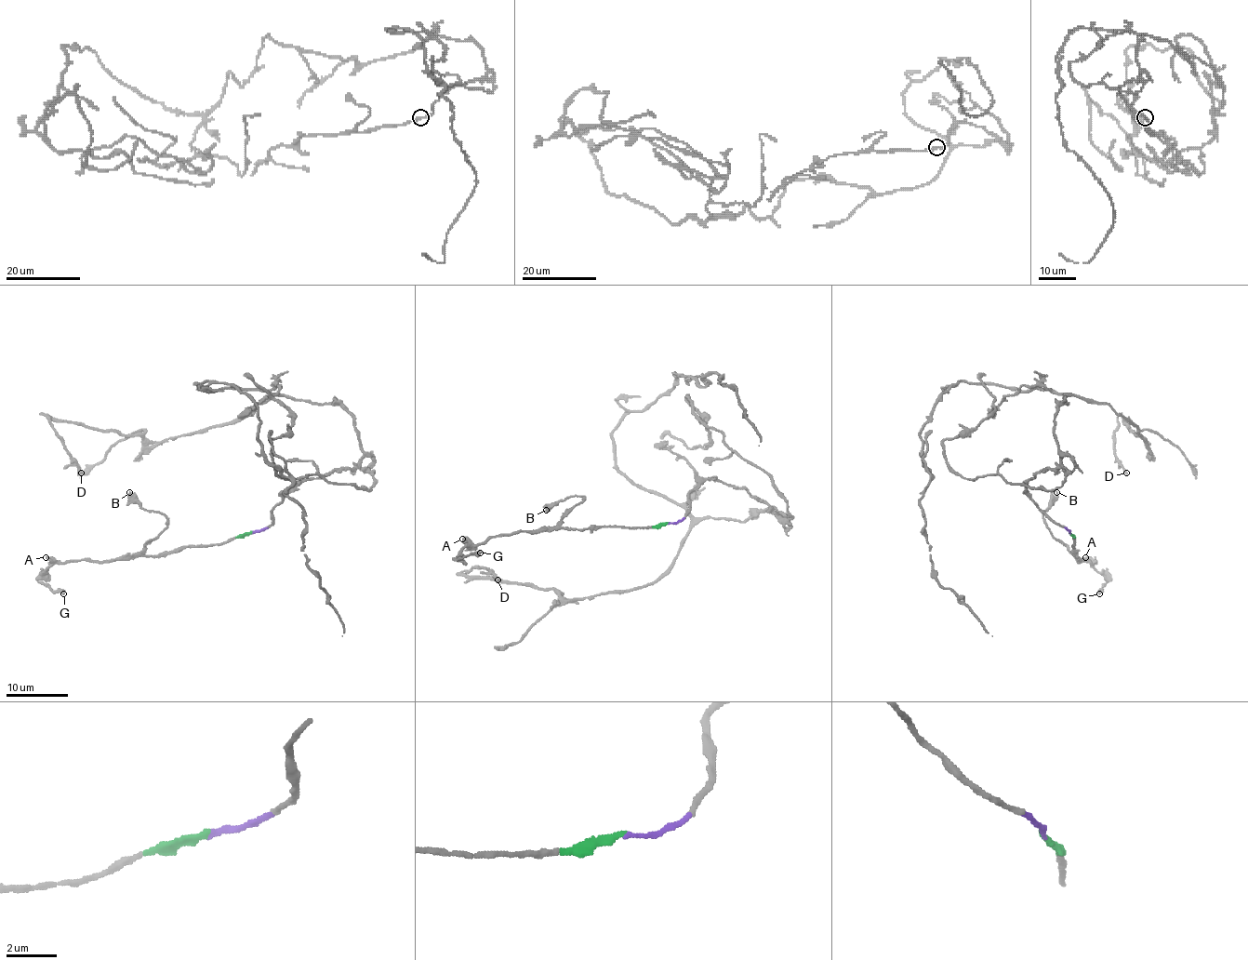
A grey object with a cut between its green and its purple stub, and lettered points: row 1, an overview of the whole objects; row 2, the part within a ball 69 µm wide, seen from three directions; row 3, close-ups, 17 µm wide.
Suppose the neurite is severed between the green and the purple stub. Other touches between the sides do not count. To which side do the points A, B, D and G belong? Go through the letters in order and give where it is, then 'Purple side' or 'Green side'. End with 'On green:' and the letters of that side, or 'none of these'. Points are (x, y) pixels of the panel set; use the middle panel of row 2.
A: Place: (462, 539). Green side
B: Place: (546, 510). Green side
D: Place: (497, 580). Purple side
G: Place: (480, 553). Green side
On green: A, B, G

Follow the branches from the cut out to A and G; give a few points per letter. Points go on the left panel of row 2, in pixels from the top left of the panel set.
A: (252, 532), (222, 543), (182, 546), (157, 555), (122, 555), (103, 560), (62, 562), (53, 562), (46, 557)
G: (252, 532), (222, 543), (182, 546), (157, 555), (53, 563), (42, 581), (64, 594)

